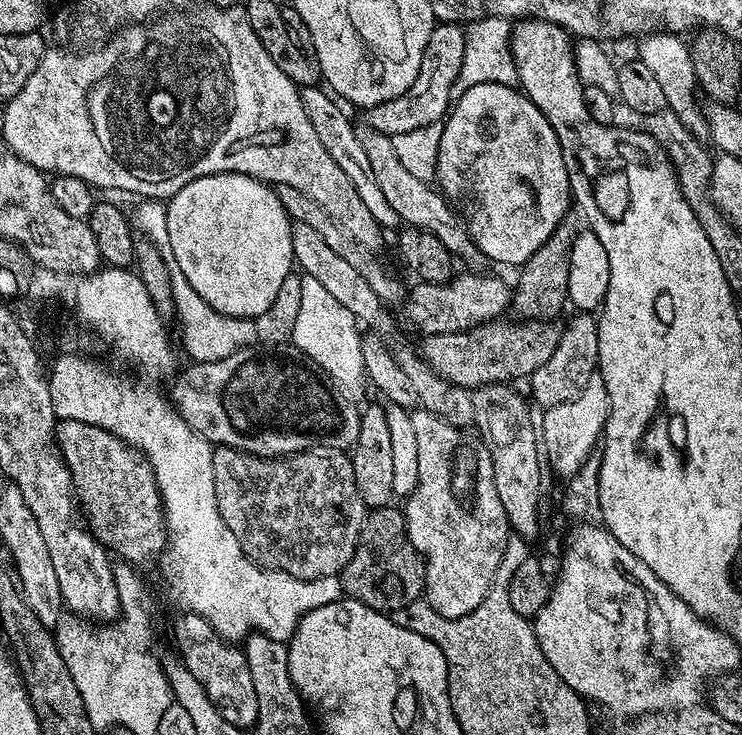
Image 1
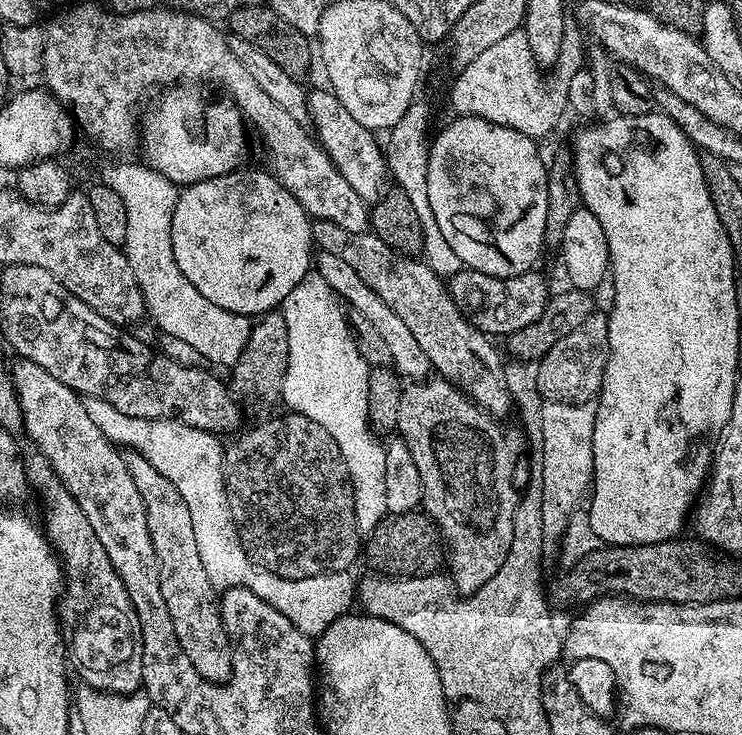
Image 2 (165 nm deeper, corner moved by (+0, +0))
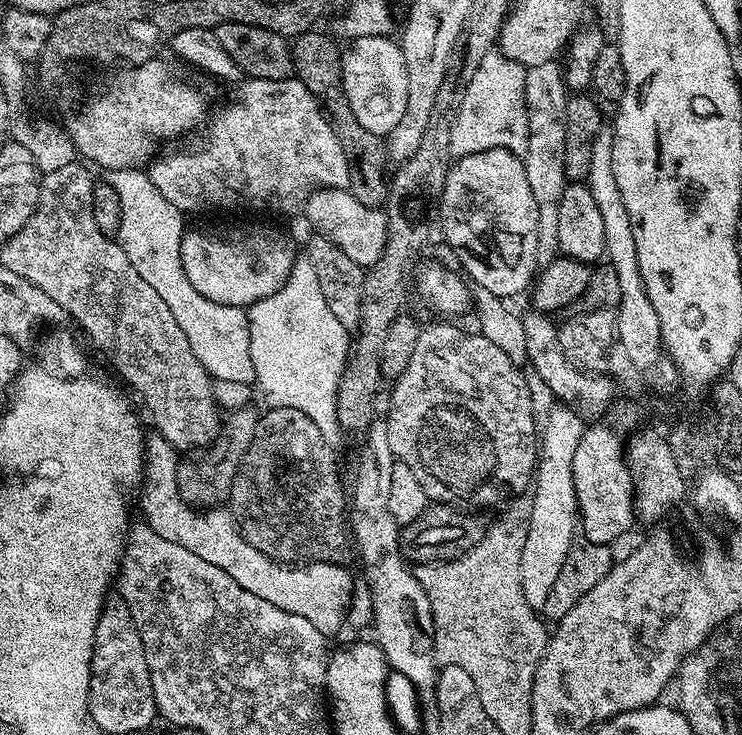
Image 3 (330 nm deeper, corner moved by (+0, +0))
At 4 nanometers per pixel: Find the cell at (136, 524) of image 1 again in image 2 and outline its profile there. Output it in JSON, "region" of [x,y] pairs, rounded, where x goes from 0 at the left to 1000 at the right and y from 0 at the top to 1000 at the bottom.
{"region":[[[179,612],[168,614],[166,622],[175,639],[175,650],[181,650],[181,661],[186,661],[186,672],[191,672],[191,683],[197,688],[202,732],[213,759],[218,815],[224,818],[224,830],[229,830],[235,863],[251,895],[256,895],[256,906],[261,906],[261,912],[284,931],[301,931],[313,920],[313,875],[307,871],[296,839],[294,801],[283,792],[278,773],[272,770],[271,755],[267,754],[255,690],[235,657],[197,623]]]}

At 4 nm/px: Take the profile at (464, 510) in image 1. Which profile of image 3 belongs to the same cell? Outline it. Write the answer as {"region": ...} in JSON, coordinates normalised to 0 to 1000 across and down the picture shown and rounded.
{"region":[[[593,438],[567,450],[563,467],[558,469],[558,483],[553,487],[553,498],[528,524],[528,546],[523,550],[523,600],[530,622],[538,630],[553,634],[553,641],[563,649],[569,667],[574,667],[578,682],[589,686],[606,686],[621,694],[652,694],[647,691],[668,691],[683,687],[691,678],[701,678],[713,668],[720,653],[722,629],[725,624],[725,567],[714,552],[714,531],[708,507],[687,493],[677,476],[666,471],[646,450],[629,452],[625,446],[613,446],[613,439]]]}

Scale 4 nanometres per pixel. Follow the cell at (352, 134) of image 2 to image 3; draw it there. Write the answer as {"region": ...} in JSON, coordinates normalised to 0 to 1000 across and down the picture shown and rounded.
{"region":[[[334,106],[317,121],[317,125],[318,136],[310,137],[287,161],[284,156],[278,169],[280,186],[265,201],[248,201],[244,207],[226,207],[222,212],[216,214],[212,211],[204,219],[202,227],[198,230],[202,248],[208,248],[213,264],[218,264],[218,269],[224,269],[224,275],[229,275],[229,280],[235,280],[249,291],[257,291],[257,288],[318,288],[322,283],[336,283],[340,288],[356,288],[360,283],[367,288],[394,288],[398,283],[399,287],[408,284],[410,273],[415,271],[418,259],[427,256],[472,257],[472,220],[466,215],[466,210],[461,210],[461,193],[456,193],[453,176],[447,173],[447,166],[442,162],[431,137],[423,128],[418,128],[418,122],[412,122],[412,117],[407,117],[404,109],[398,106],[385,109]]]}

